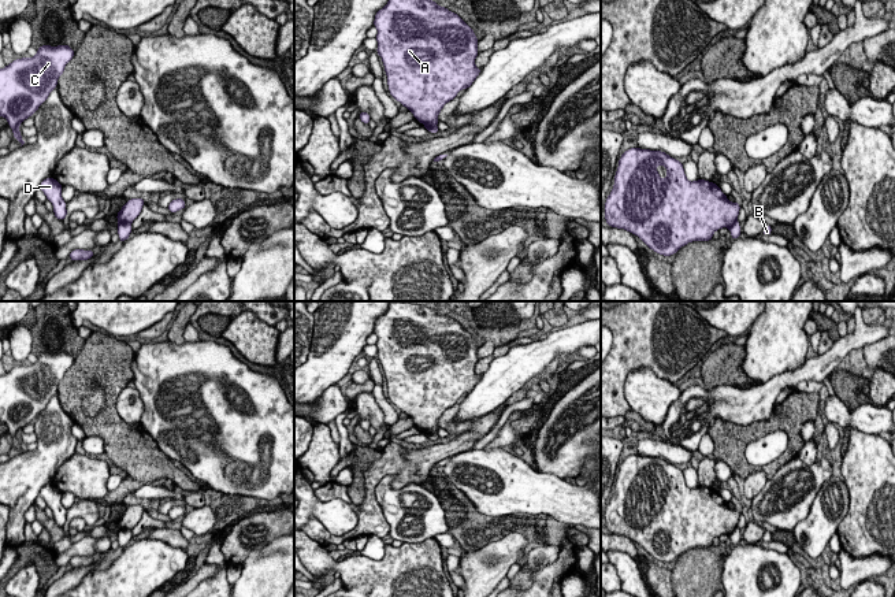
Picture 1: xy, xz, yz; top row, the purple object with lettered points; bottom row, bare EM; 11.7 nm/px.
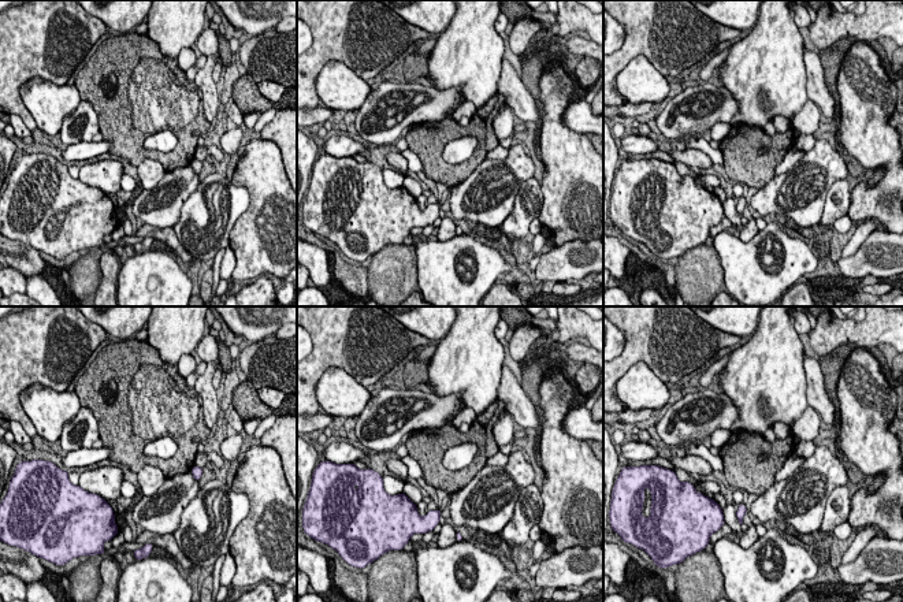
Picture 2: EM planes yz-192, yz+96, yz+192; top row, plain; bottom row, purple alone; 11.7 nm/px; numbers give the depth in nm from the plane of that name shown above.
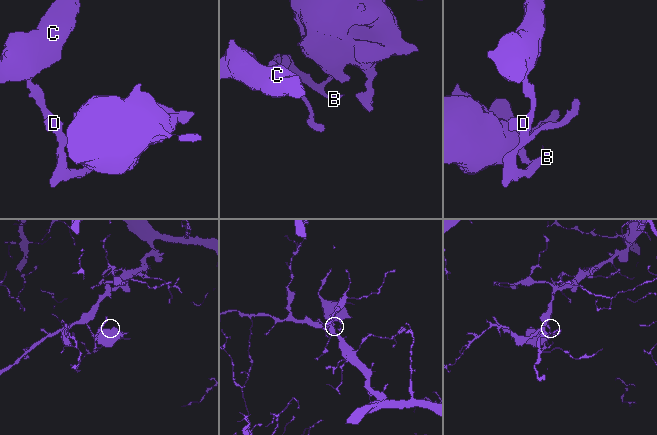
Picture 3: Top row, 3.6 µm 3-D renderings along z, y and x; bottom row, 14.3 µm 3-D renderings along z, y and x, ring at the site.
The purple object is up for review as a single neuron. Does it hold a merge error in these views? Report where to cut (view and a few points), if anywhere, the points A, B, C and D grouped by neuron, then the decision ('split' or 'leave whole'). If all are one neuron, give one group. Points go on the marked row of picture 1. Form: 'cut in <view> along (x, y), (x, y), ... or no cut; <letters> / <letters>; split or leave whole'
cut in xy along (119, 222), (130, 223); A / B C D; split

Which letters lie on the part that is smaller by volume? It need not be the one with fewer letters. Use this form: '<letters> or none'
A

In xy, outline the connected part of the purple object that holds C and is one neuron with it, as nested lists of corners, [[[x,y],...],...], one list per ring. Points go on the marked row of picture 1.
[[[41,45],[33,58],[16,59],[4,68],[0,68],[0,116],[5,118],[12,129],[14,137],[22,145],[22,134],[18,130],[21,123],[31,116],[57,86],[66,64],[73,59],[74,51],[68,45]]]

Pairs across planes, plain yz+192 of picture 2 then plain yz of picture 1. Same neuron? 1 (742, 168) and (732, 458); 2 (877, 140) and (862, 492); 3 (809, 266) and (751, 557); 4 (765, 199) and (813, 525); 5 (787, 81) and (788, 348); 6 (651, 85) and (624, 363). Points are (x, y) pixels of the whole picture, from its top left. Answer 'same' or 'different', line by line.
1: same
2: same
3: same
4: different
5: same
6: different

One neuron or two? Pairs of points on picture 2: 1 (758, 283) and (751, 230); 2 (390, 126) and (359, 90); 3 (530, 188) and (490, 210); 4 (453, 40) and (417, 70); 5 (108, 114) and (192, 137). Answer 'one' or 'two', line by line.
1: two
2: two
3: two
4: two
5: one

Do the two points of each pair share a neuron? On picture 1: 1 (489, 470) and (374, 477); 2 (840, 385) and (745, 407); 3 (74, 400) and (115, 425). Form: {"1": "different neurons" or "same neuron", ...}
{"1": "different neurons", "2": "different neurons", "3": "same neuron"}

